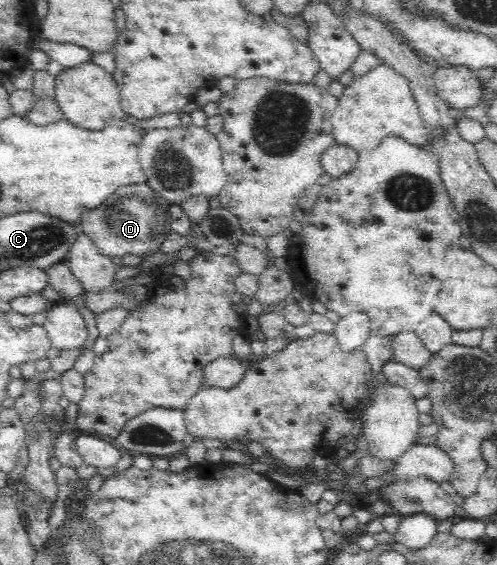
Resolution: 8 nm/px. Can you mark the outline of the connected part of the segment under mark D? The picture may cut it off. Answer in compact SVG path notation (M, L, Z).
M149 184L127 185L117 189L99 207L85 210L80 224L82 232L107 257L123 255L151 255L155 253L167 235L171 233L171 203L163 199Z

